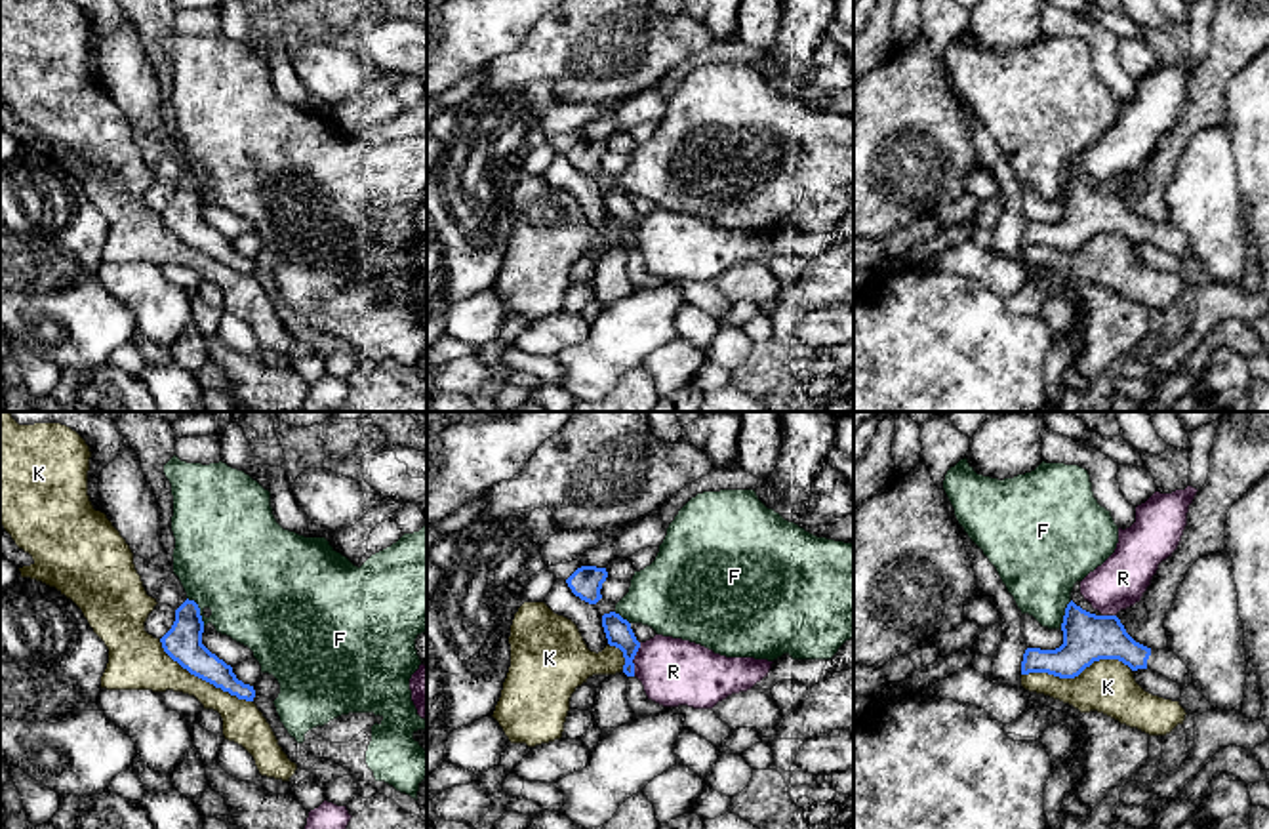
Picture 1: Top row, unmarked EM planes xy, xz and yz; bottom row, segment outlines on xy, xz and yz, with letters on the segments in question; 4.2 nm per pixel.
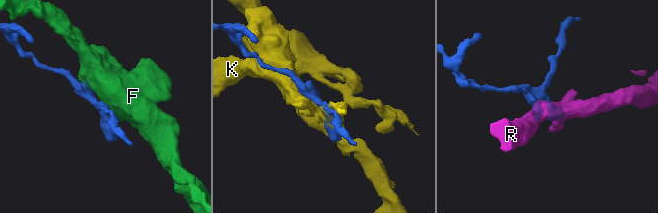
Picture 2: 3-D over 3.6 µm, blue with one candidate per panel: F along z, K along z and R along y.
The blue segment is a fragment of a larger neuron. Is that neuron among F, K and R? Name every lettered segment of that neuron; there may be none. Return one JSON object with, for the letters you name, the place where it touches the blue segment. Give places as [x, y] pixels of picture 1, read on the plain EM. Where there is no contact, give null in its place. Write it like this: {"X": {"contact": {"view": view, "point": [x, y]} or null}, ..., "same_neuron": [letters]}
{"same_neuron": []}

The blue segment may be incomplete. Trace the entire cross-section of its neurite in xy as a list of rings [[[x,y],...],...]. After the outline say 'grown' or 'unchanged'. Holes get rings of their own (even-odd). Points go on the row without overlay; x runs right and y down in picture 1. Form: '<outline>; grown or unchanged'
[[[185,173],[175,183],[171,202],[160,212],[164,225],[191,248],[236,269],[238,273],[253,274],[255,263],[244,257],[232,246],[232,240],[212,227],[202,217],[204,194],[194,173]]]; unchanged

